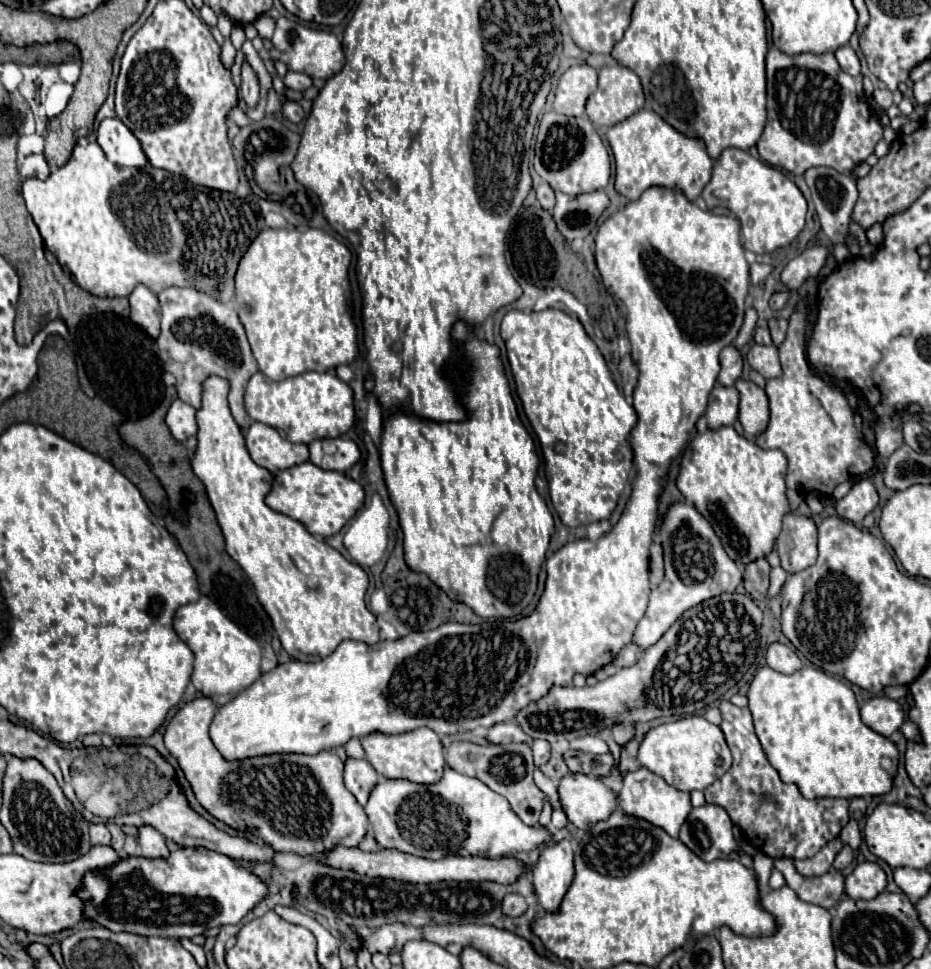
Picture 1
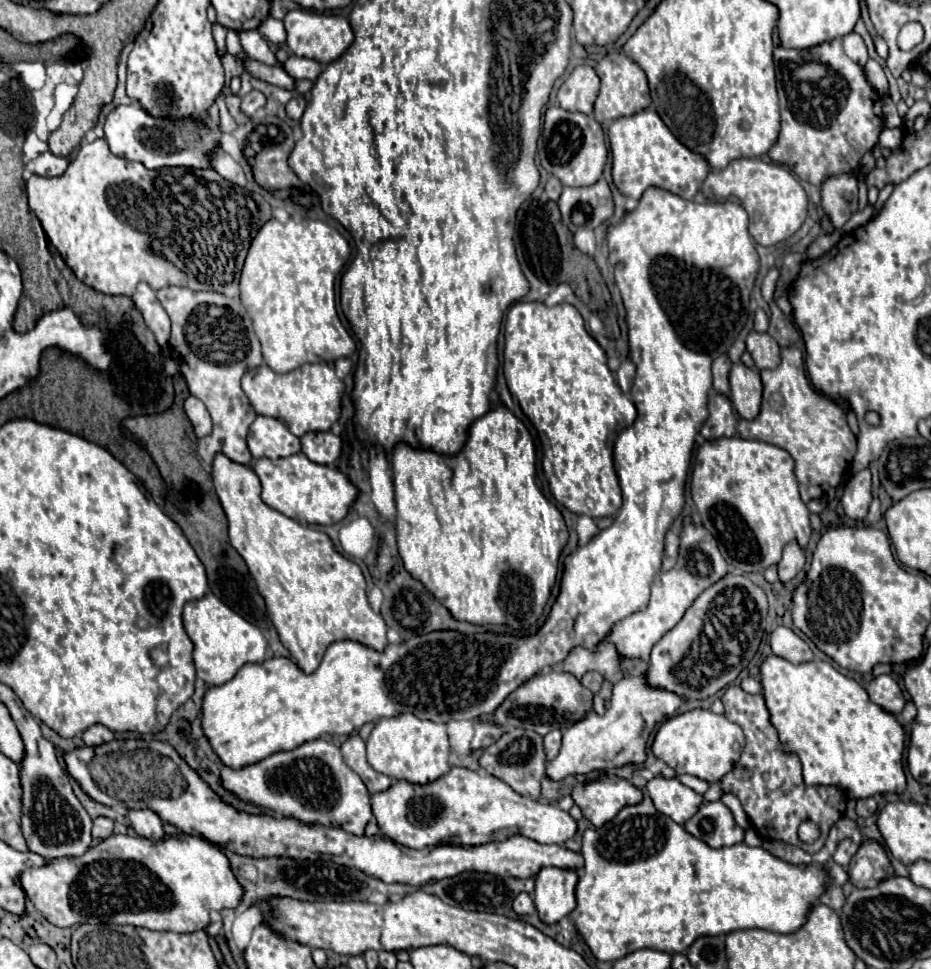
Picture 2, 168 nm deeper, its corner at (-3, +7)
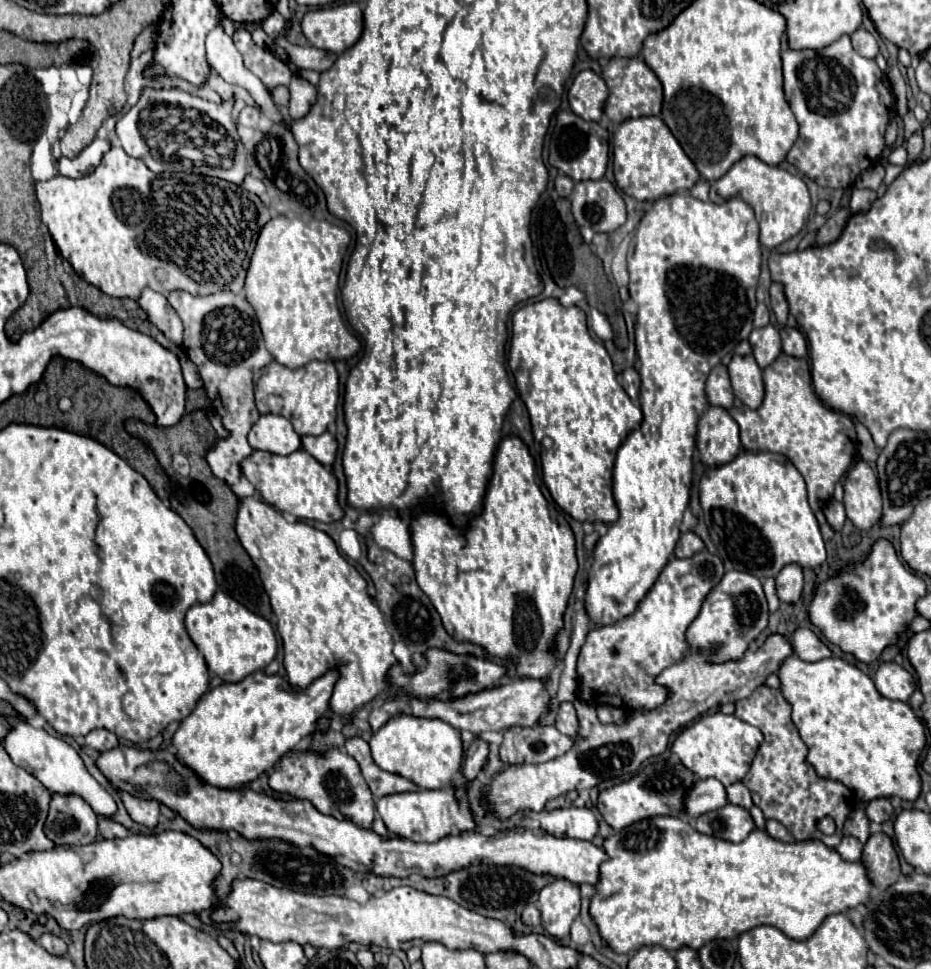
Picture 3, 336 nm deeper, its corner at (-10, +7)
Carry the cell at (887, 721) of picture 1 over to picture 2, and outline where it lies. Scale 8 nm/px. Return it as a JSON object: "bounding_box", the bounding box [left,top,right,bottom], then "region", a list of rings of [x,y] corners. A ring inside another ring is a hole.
{"bounding_box":[866,675,906,715],"region":[[[878,675],[878,677],[874,677],[874,679],[868,683],[866,691],[868,691],[870,699],[872,699],[876,705],[884,707],[886,711],[890,711],[890,713],[894,713],[894,715],[898,715],[898,713],[902,711],[904,703],[906,703],[900,685],[898,685],[890,675]]]}

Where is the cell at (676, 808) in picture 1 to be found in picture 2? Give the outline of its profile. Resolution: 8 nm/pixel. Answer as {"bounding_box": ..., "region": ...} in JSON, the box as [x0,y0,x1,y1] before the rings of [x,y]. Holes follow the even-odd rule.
{"bounding_box":[646,777,704,825],"region":[[[654,777],[652,781],[648,781],[646,791],[648,791],[652,803],[656,805],[656,809],[660,809],[660,813],[672,817],[678,825],[684,825],[698,811],[698,807],[704,801],[700,793],[682,785],[676,779]]]}

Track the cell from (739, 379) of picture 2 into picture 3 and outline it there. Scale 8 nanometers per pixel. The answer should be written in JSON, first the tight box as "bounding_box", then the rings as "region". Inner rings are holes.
{"bounding_box":[729,355,765,409],"region":[[[733,355],[729,363],[729,375],[735,397],[739,397],[749,409],[757,409],[763,403],[765,387],[763,387],[763,373],[753,355],[741,357]]]}

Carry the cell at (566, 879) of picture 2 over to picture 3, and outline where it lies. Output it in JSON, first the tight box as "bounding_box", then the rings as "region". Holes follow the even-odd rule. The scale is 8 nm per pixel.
{"bounding_box":[537,879,581,941],"region":[[[555,879],[539,891],[537,907],[541,911],[543,929],[559,941],[567,939],[569,927],[581,909],[579,885],[567,879]]]}

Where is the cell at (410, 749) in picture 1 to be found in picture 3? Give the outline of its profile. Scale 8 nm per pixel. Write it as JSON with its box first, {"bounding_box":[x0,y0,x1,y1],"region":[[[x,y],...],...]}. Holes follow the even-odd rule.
{"bounding_box":[369,715,463,789],"region":[[[397,715],[387,721],[369,741],[375,763],[389,773],[413,781],[421,789],[445,789],[451,785],[455,773],[461,769],[463,745],[459,731],[445,721],[429,717]]]}

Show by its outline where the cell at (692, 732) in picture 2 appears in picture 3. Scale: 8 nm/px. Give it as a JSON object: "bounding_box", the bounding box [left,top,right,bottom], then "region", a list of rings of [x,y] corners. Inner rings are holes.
{"bounding_box":[671,711,763,787],"region":[[[717,711],[717,713],[711,713],[711,715],[703,715],[693,725],[685,727],[677,735],[677,739],[673,741],[671,751],[699,779],[713,777],[727,787],[727,785],[737,783],[745,777],[761,741],[763,741],[763,735],[757,727],[737,719],[735,715],[725,715],[725,713]]]}

